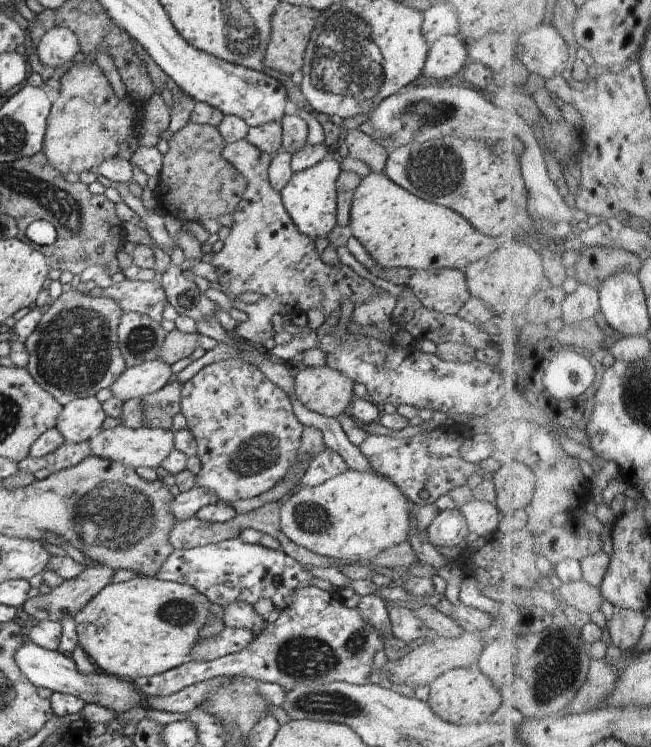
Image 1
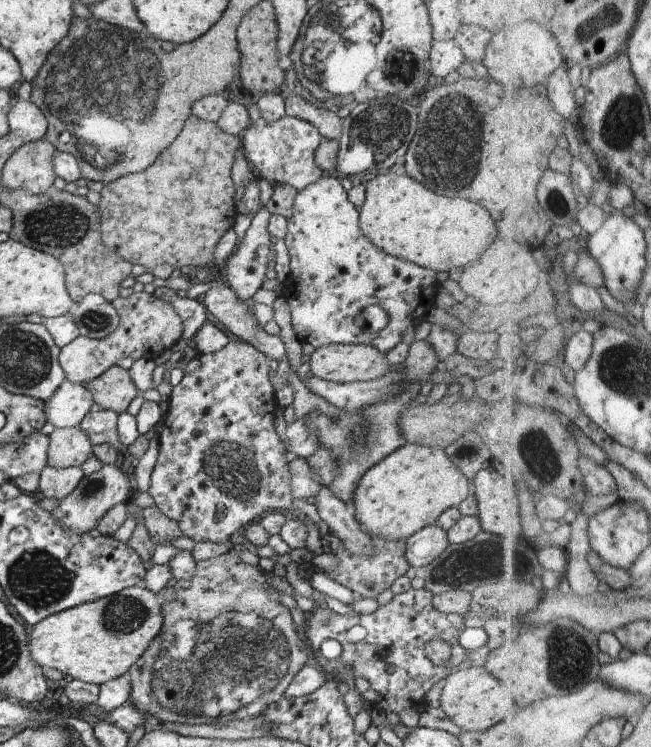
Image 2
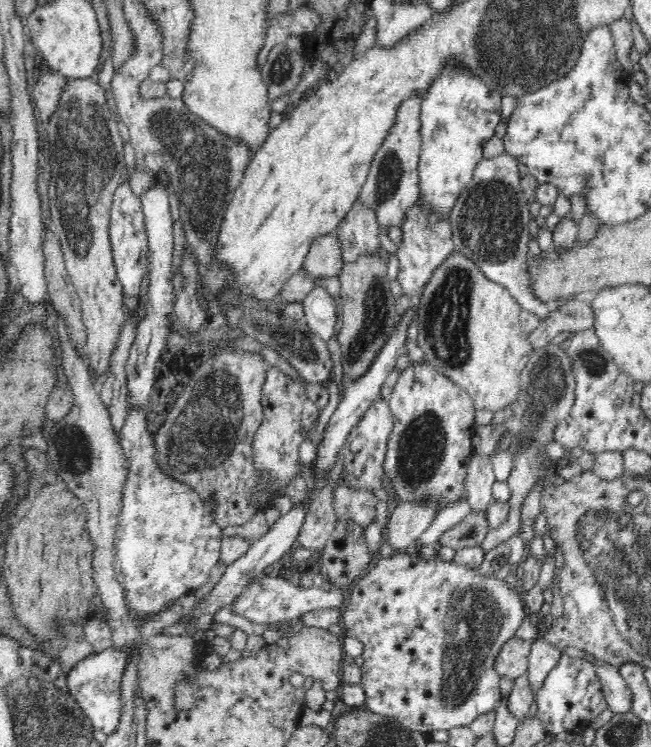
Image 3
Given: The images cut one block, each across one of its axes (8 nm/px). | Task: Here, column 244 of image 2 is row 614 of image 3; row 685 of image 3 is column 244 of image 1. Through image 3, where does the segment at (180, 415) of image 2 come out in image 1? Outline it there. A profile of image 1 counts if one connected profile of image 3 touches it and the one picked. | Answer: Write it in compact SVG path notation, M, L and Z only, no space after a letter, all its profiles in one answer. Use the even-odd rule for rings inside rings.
M231 358L205 366L183 383L180 408L198 444L202 470L196 475L196 486L206 488L222 502L256 498L284 479L296 462L304 426L296 418L289 396L257 364Z

